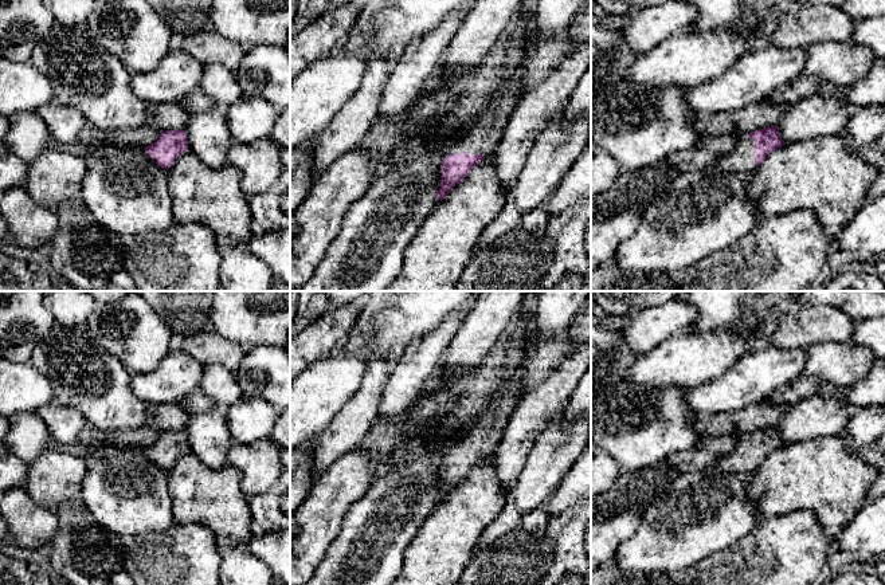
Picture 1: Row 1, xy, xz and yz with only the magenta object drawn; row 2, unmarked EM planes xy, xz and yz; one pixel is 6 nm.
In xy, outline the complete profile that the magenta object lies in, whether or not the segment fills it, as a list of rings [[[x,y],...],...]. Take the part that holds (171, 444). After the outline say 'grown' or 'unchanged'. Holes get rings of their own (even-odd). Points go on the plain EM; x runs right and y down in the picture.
[[[184,431],[162,432],[154,444],[145,447],[145,454],[153,464],[169,471],[179,458],[191,454],[187,433]]] | grown

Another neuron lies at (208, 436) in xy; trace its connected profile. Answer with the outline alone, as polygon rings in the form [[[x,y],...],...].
[[[216,408],[208,413],[191,416],[184,432],[191,454],[207,467],[220,470],[227,464],[227,454],[234,440],[227,427],[224,409]]]

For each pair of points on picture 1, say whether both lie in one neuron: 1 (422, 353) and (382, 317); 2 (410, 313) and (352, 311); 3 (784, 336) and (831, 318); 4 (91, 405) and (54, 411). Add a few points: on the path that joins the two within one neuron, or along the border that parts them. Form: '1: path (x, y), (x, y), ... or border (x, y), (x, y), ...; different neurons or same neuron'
1: border (438, 325), (416, 338), (398, 360); different neurons
2: border (361, 309), (353, 329), (347, 337); different neurons
3: path (797, 332), (819, 324); same neuron
4: border (55, 400), (71, 405), (87, 423); different neurons

